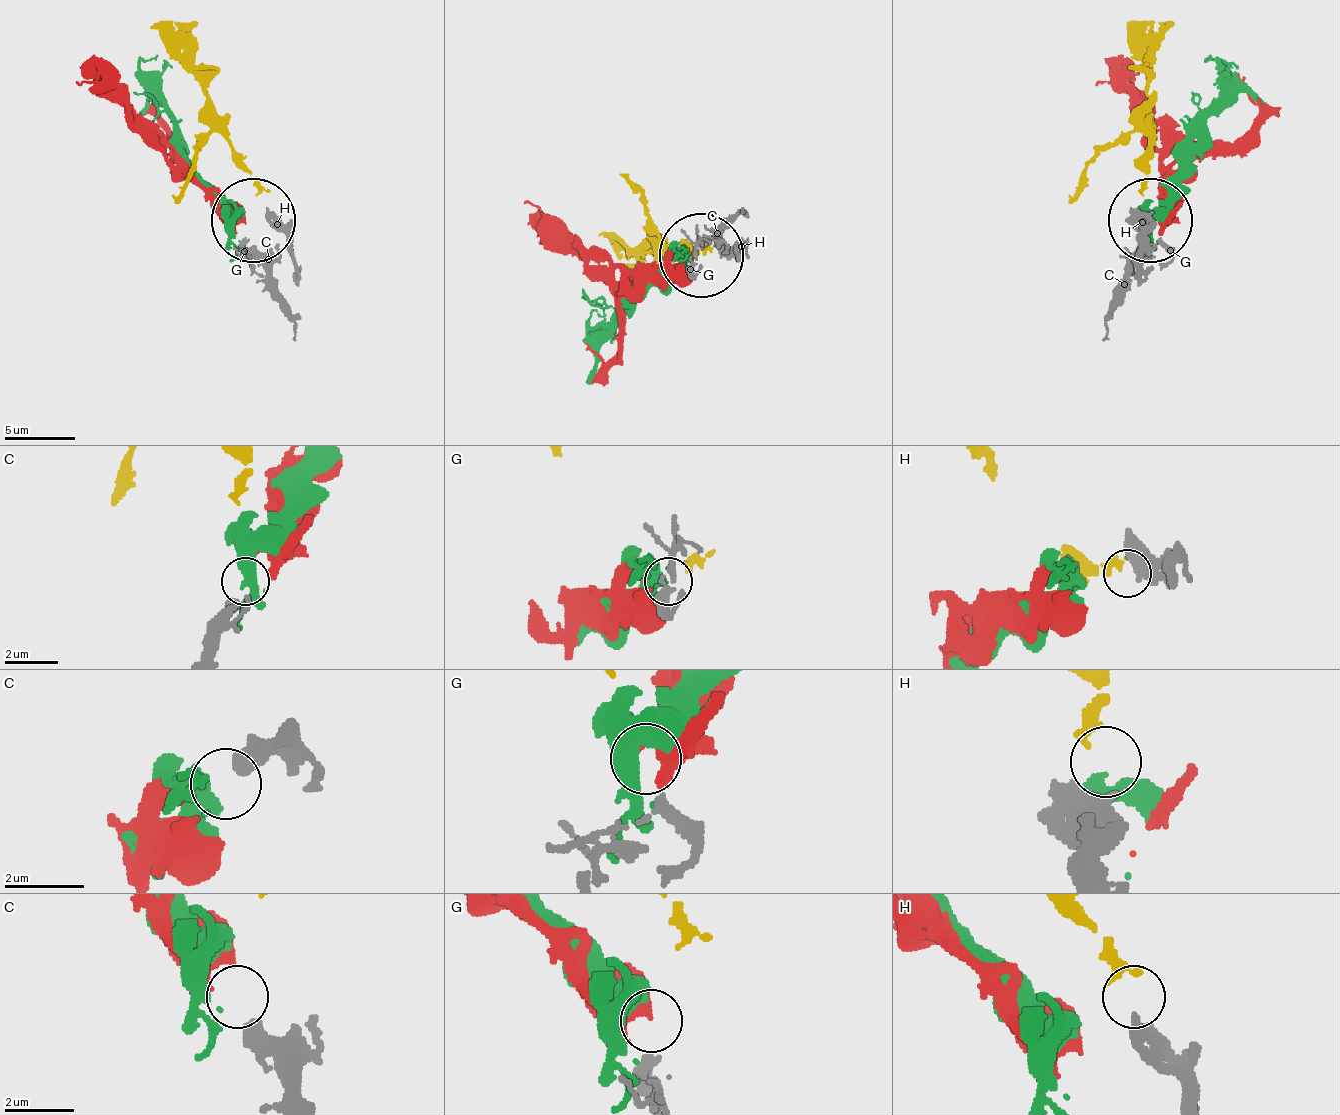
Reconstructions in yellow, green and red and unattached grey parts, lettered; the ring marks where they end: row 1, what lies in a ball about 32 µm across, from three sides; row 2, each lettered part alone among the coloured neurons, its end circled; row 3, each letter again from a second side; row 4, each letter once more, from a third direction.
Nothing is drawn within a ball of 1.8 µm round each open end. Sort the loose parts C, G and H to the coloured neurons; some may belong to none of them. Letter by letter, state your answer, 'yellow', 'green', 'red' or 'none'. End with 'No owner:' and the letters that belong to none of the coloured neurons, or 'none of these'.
C: green
G: red
H: yellow
No owner: none of these

